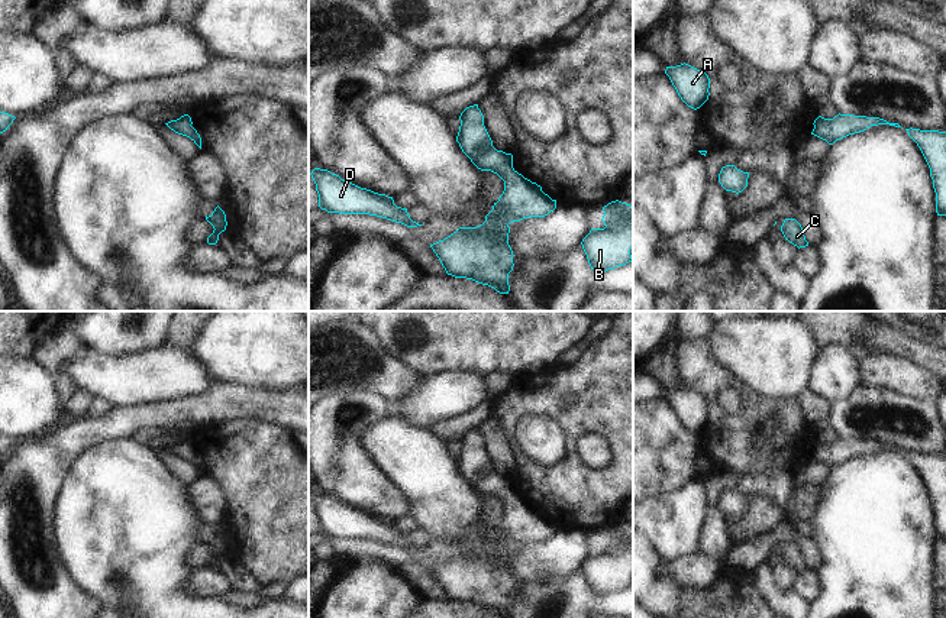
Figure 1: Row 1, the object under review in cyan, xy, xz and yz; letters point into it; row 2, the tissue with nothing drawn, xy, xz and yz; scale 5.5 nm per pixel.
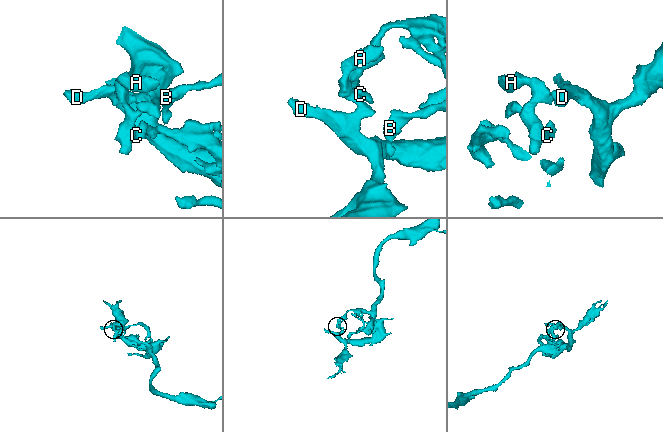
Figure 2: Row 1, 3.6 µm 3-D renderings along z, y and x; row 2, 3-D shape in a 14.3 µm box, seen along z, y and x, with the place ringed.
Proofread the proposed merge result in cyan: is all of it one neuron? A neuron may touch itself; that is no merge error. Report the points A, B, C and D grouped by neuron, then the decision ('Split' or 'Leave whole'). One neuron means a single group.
Groups: A B C D. Leave whole

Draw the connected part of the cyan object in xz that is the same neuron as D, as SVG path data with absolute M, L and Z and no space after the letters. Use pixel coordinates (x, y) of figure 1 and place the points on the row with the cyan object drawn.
M314 168L310 175L319 194L319 207L327 213L369 214L407 227L422 226L410 219L407 208L397 207L393 197L361 188L327 169Z

